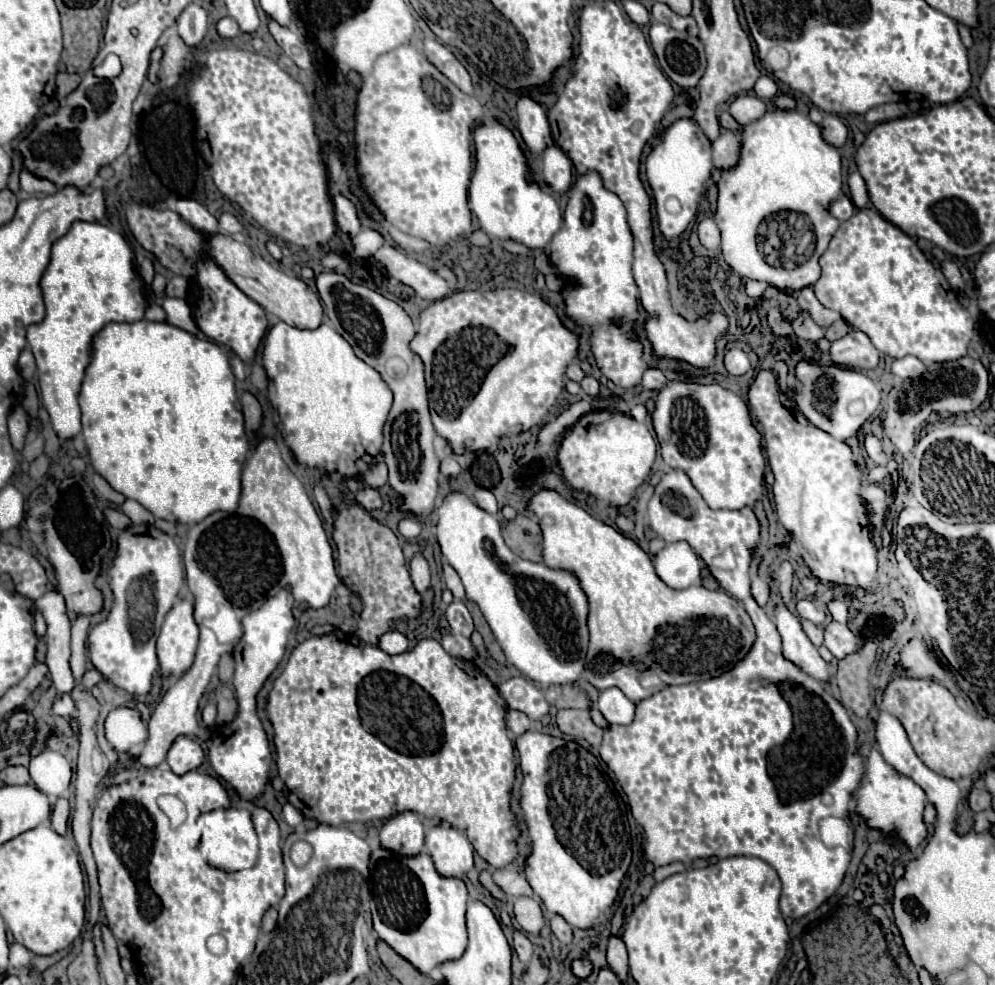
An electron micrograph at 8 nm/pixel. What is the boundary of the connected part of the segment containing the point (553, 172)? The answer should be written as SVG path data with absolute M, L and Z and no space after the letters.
M549 146L543 152L543 178L545 178L545 184L555 194L563 194L569 190L571 180L573 180L571 168L573 166L571 166L569 158L557 146Z

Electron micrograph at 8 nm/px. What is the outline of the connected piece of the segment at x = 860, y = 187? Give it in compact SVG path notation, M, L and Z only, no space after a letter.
M853 172L849 176L849 190L851 190L851 202L861 210L867 206L869 196L867 196L867 188L865 188L865 180L861 180L859 172Z

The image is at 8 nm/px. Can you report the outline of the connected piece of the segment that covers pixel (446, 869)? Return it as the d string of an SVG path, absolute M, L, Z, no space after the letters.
M447 824L429 830L425 836L425 848L441 876L463 878L473 868L473 846L463 832Z

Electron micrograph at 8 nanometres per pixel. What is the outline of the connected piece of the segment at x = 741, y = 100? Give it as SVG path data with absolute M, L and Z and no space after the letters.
M749 94L737 96L737 98L733 100L733 104L729 106L729 114L731 114L741 126L747 126L747 124L759 120L765 112L767 112L767 104L765 104L761 98L749 96Z

